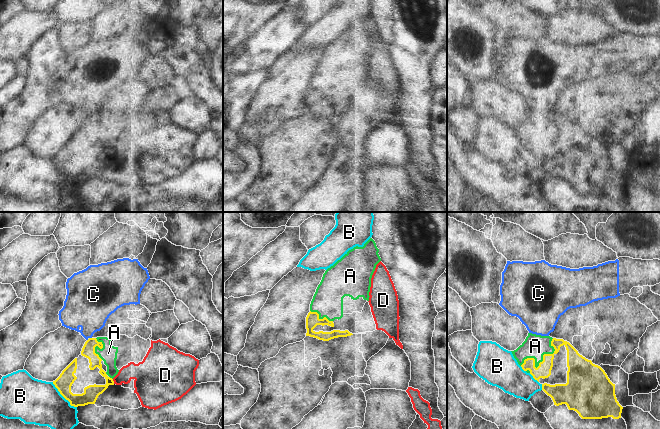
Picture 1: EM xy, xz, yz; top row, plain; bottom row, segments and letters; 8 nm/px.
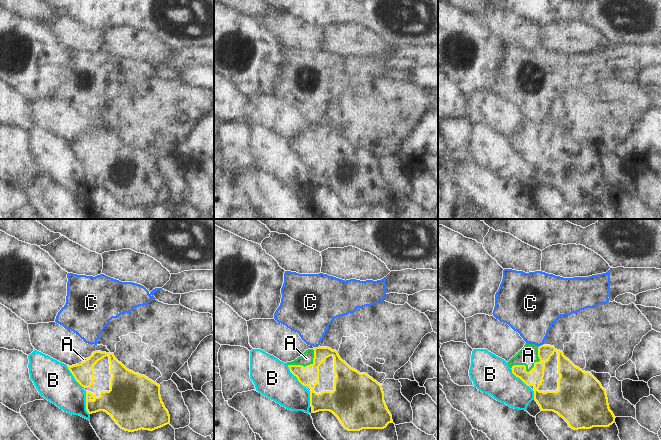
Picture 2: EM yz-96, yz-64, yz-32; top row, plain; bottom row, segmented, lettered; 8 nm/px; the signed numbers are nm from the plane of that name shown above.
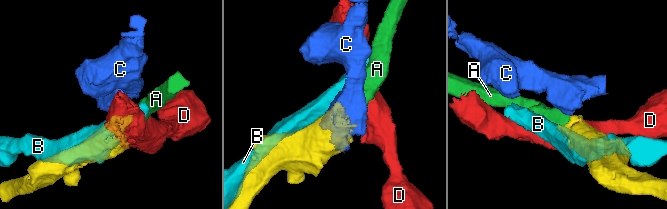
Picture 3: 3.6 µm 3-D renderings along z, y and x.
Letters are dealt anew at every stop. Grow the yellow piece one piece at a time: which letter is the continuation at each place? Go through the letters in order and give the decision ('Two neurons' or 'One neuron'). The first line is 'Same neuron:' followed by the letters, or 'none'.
Same neuron: A
A: One neuron
B: Two neurons
C: Two neurons
D: Two neurons

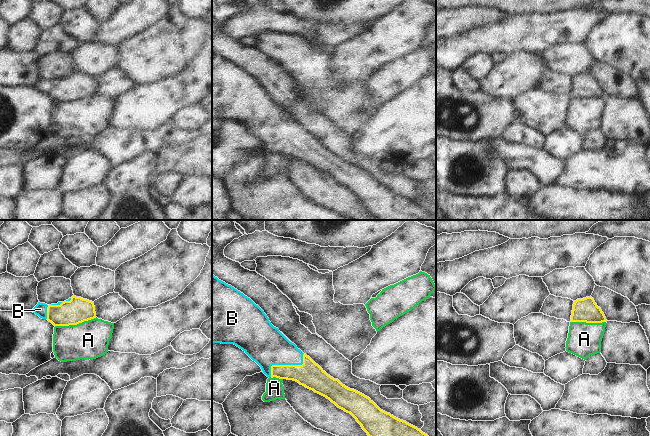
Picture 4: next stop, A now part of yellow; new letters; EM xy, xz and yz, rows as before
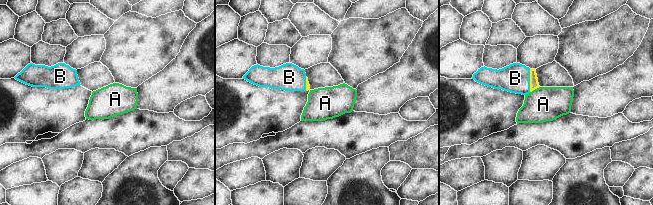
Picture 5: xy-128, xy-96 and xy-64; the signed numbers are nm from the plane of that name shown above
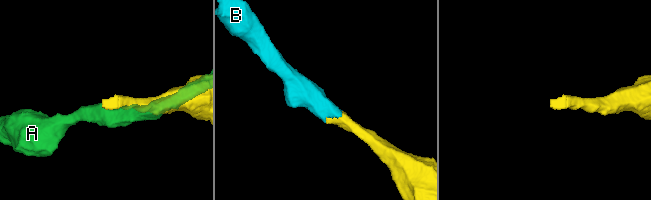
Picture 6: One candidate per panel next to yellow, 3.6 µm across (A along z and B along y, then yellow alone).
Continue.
Same neuron: B
A: Two neurons
B: One neuron

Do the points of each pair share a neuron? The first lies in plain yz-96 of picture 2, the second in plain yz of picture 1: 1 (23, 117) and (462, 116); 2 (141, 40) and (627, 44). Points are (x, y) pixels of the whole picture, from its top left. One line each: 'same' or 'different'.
1: different
2: different

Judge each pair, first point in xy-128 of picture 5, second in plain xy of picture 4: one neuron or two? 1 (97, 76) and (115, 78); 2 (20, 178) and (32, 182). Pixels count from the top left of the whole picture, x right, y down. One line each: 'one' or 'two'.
1: one
2: two

